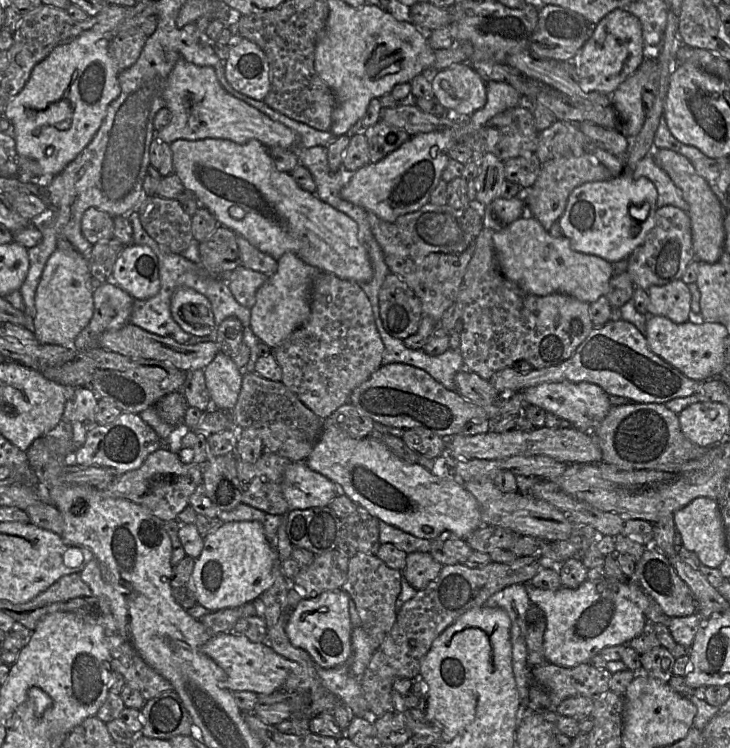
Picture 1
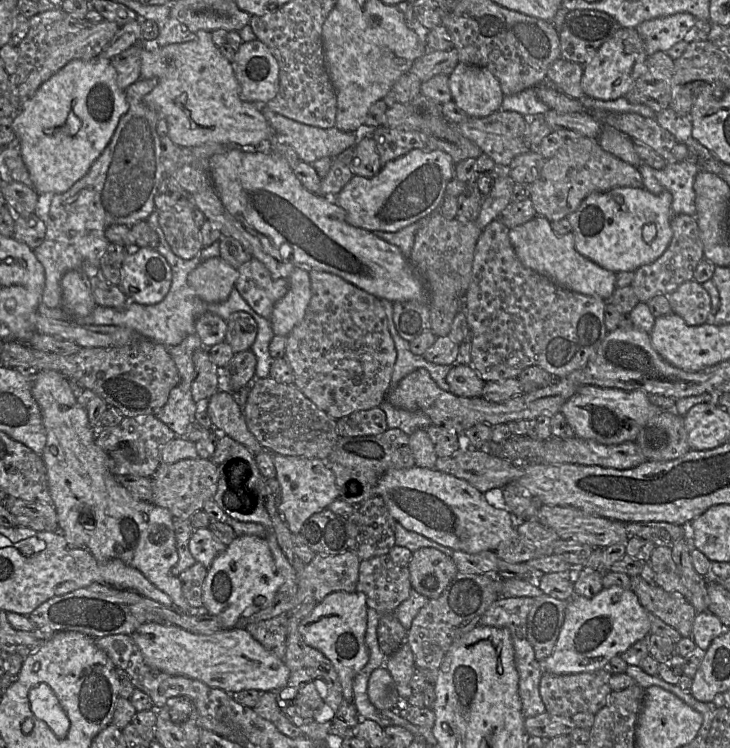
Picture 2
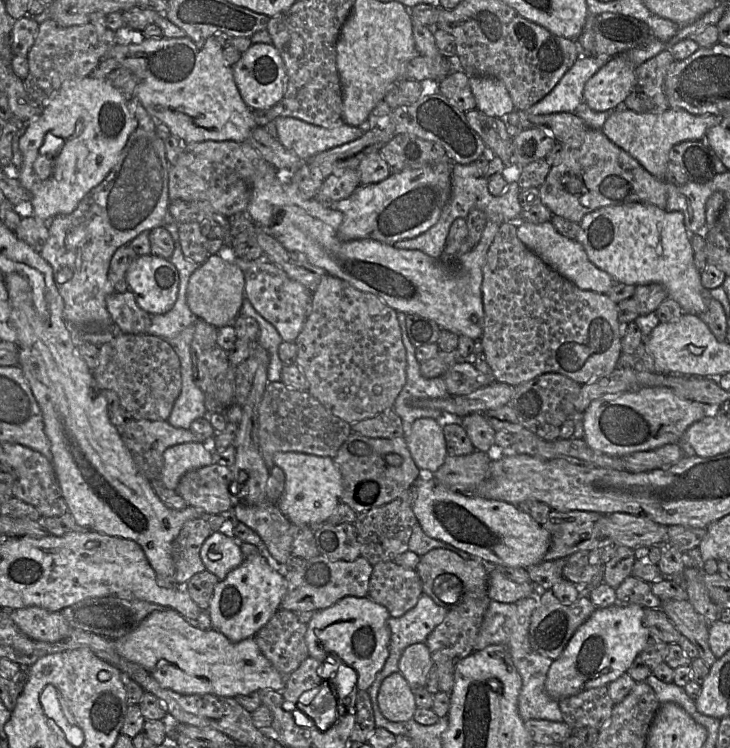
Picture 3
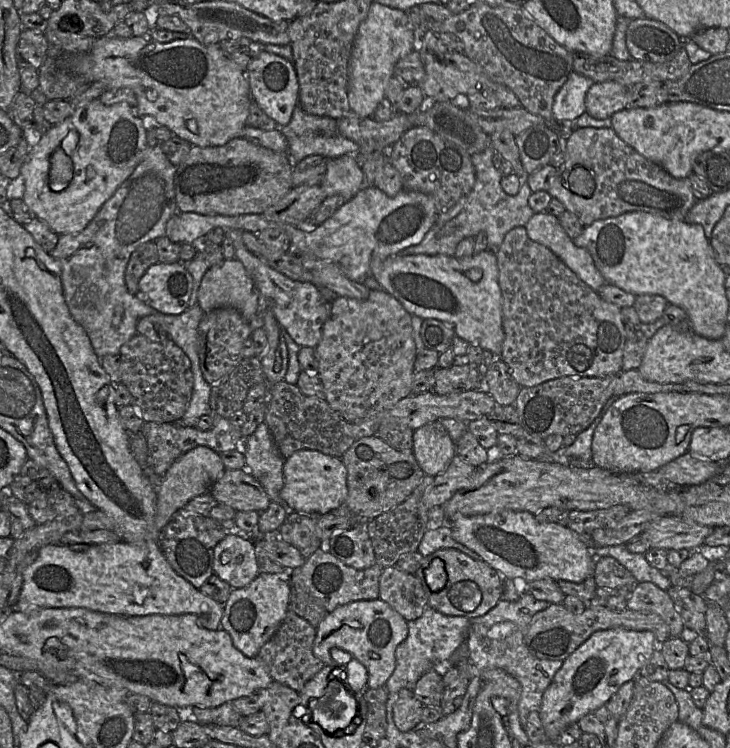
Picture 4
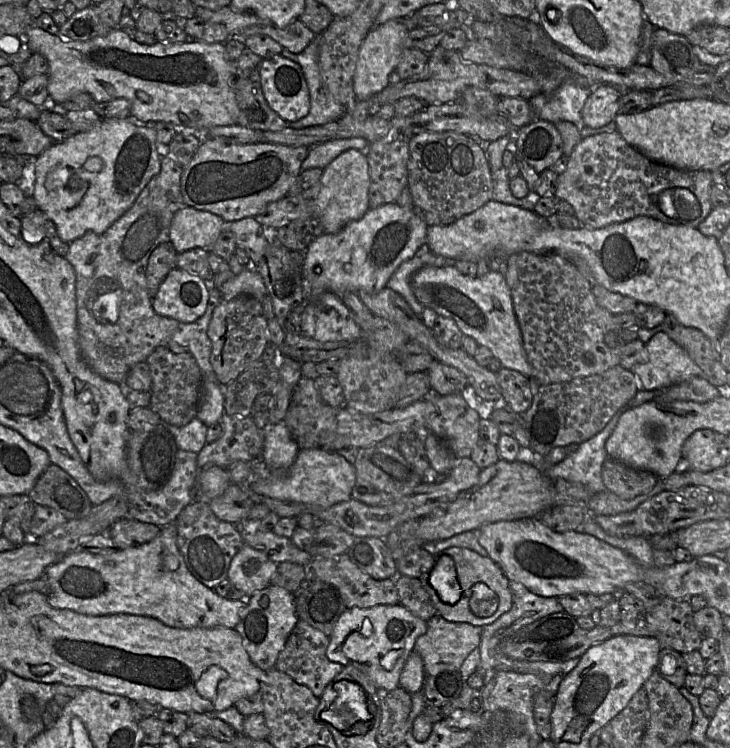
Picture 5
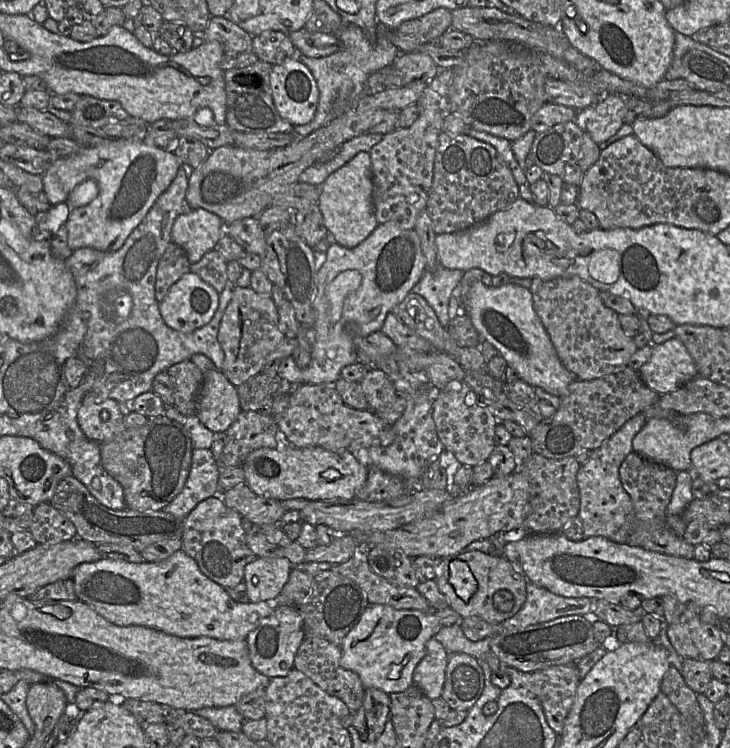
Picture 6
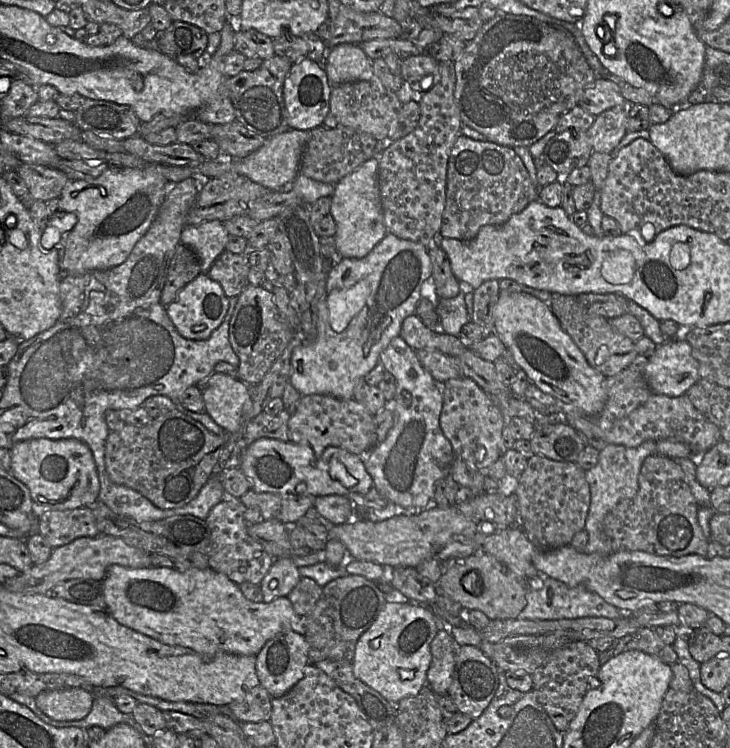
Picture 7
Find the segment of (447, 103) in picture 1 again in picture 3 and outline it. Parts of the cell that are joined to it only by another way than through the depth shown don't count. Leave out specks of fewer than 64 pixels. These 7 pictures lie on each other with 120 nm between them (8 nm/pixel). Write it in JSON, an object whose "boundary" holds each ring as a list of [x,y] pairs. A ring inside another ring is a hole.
{"boundary":[[[470,75],[469,84],[476,109],[491,117],[506,118],[514,111],[514,104],[503,81],[490,76]]]}

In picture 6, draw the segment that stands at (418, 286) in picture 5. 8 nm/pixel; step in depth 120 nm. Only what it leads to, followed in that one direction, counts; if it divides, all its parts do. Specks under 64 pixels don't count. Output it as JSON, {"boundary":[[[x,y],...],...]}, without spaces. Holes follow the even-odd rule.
{"boundary":[[[480,281],[471,284],[463,311],[467,314],[482,340],[494,346],[518,374],[533,387],[563,397],[575,376],[563,365],[549,334],[538,316],[529,289],[514,283],[500,287],[487,286]]]}

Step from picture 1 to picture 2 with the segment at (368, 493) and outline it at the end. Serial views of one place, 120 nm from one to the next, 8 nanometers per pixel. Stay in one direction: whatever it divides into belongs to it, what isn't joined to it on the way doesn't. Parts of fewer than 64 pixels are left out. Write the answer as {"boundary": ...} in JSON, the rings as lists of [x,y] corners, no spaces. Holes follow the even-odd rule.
{"boundary":[[[415,465],[408,469],[390,469],[379,478],[375,495],[384,500],[392,517],[404,528],[454,551],[494,551],[500,543],[517,534],[519,520],[507,508],[496,508],[467,481],[435,468]]]}

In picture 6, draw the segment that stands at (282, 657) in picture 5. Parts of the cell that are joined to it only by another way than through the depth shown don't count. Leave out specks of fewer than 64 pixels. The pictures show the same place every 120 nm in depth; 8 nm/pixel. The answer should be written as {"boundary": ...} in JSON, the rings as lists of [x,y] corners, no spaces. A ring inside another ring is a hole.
{"boundary":[[[306,636],[301,643],[294,659],[294,669],[309,677],[317,686],[342,700],[351,713],[363,707],[366,688],[357,673],[340,666],[341,647],[319,637]]]}

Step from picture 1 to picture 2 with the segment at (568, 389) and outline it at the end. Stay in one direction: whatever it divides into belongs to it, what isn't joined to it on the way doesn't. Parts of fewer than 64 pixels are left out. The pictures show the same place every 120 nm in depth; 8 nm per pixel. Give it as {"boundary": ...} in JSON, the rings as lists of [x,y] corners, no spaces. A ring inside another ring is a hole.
{"boundary":[[[581,385],[577,392],[561,407],[560,412],[573,428],[577,437],[605,445],[634,442],[650,420],[664,410],[652,404],[649,395],[641,390]]]}

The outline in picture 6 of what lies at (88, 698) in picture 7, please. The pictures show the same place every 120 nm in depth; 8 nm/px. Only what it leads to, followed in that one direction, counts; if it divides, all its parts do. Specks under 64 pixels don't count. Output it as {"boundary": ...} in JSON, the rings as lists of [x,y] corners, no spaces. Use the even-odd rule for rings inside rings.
{"boundary":[[[51,683],[31,685],[26,697],[28,714],[35,729],[54,727],[69,707],[63,690]]]}

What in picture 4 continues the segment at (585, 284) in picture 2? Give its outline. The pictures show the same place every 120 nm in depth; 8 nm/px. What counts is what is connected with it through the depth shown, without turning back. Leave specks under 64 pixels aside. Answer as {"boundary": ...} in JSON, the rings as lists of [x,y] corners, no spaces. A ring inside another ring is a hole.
{"boundary":[[[536,213],[525,229],[531,240],[551,250],[590,288],[598,291],[606,283],[590,252],[574,244],[557,217],[549,213]]]}

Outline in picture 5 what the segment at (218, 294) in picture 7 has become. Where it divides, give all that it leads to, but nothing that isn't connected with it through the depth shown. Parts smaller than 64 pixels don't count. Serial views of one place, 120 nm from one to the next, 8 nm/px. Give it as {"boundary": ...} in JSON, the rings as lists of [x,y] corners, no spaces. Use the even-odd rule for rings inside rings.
{"boundary":[[[178,267],[168,273],[152,298],[152,307],[157,314],[182,323],[197,321],[208,303],[205,280]]]}

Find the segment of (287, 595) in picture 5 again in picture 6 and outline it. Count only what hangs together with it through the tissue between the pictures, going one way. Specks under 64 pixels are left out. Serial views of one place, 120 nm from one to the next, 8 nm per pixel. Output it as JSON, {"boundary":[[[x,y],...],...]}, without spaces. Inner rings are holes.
{"boundary":[[[278,606],[246,637],[252,666],[261,674],[272,679],[286,676],[294,669],[295,655],[305,639],[303,618],[297,607]]]}

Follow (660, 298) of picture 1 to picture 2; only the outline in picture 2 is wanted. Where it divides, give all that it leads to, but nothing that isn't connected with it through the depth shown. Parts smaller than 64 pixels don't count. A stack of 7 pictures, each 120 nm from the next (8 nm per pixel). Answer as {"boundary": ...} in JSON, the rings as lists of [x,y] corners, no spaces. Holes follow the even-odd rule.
{"boundary":[[[694,280],[686,281],[666,296],[672,313],[682,317],[689,326],[707,322],[711,298],[701,284]]]}

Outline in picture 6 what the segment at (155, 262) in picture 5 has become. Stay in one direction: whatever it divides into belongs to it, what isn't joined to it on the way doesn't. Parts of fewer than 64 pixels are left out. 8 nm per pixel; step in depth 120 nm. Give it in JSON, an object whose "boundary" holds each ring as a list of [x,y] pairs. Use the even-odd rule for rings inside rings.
{"boundary":[[[171,241],[157,267],[155,298],[158,303],[165,298],[174,283],[190,272],[190,266],[185,250]]]}

